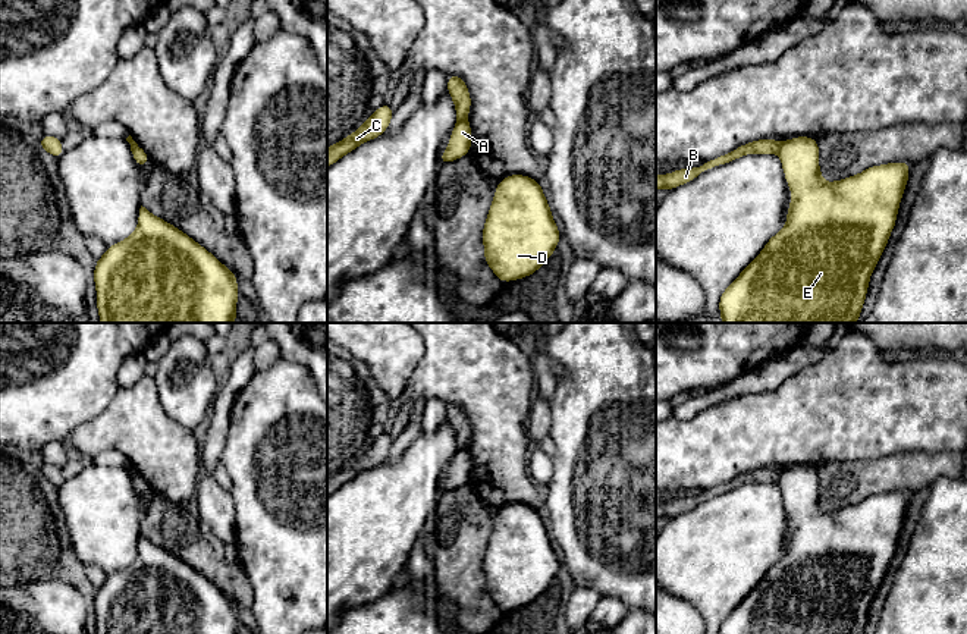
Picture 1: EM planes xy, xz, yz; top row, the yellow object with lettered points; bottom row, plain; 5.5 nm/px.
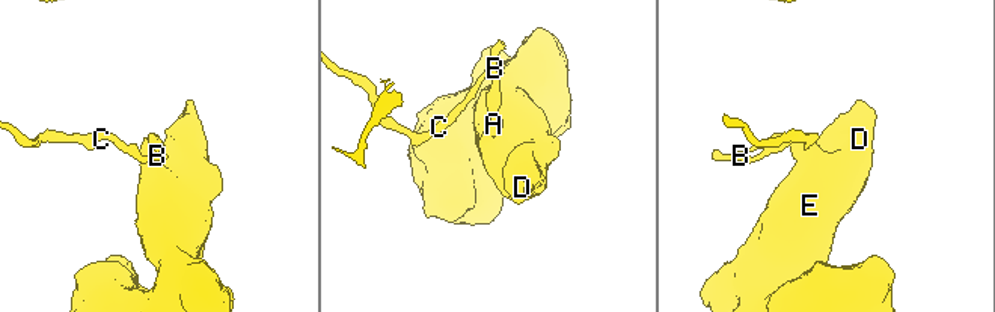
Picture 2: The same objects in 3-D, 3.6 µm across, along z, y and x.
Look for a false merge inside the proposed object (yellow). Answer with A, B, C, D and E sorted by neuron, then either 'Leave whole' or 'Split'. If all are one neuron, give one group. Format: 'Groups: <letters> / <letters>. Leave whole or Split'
Groups: A D E / B C. Split

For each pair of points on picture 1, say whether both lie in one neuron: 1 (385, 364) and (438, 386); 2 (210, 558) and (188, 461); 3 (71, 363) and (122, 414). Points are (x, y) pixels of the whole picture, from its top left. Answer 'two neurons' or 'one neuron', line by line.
1: two neurons
2: two neurons
3: two neurons

